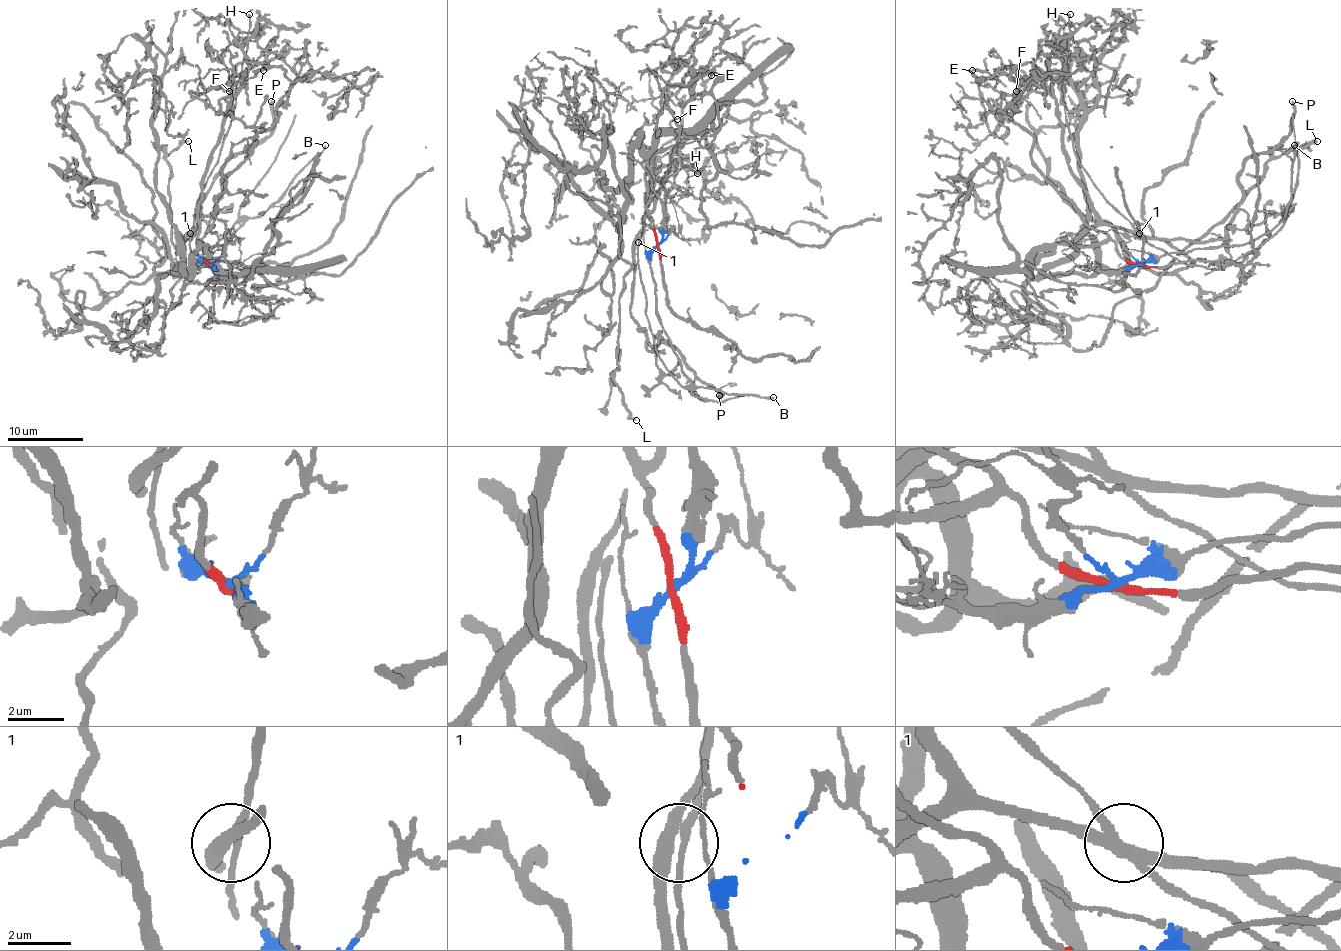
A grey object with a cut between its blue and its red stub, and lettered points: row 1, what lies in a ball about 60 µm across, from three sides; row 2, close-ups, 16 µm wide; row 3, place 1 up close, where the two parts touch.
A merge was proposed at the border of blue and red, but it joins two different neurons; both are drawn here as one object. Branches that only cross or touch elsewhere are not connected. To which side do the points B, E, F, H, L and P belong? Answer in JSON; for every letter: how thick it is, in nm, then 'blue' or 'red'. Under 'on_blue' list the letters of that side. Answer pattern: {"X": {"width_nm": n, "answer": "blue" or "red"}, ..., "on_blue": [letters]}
{"B": {"width_nm": 190, "answer": "blue"}, "E": {"width_nm": 280, "answer": "red"}, "F": {"width_nm": 220, "answer": "red"}, "H": {"width_nm": 190, "answer": "blue"}, "L": {"width_nm": 280, "answer": "red"}, "P": {"width_nm": 360, "answer": "red"}, "on_blue": ["B", "H"]}

